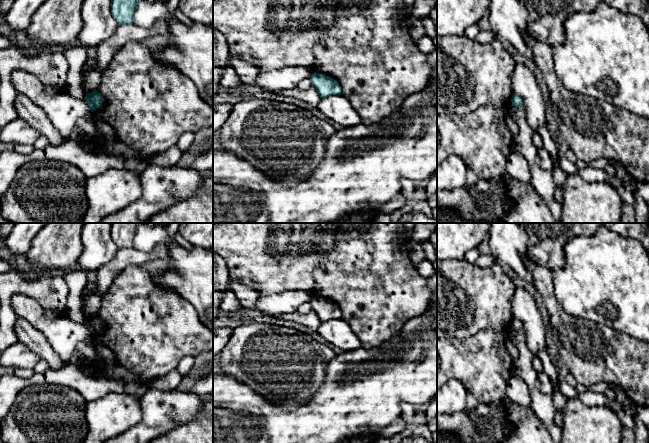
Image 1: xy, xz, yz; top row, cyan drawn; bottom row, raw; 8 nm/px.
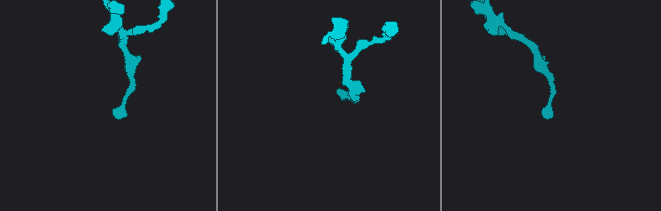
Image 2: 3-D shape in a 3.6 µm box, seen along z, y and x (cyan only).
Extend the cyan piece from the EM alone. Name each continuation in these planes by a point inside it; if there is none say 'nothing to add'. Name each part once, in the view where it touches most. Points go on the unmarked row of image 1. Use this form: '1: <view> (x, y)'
nothing to add

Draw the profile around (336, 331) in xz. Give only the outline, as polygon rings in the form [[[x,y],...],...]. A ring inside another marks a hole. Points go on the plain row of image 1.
[[[331,319],[321,322],[317,332],[328,342],[343,351],[356,350],[362,347],[358,336],[342,319]]]

